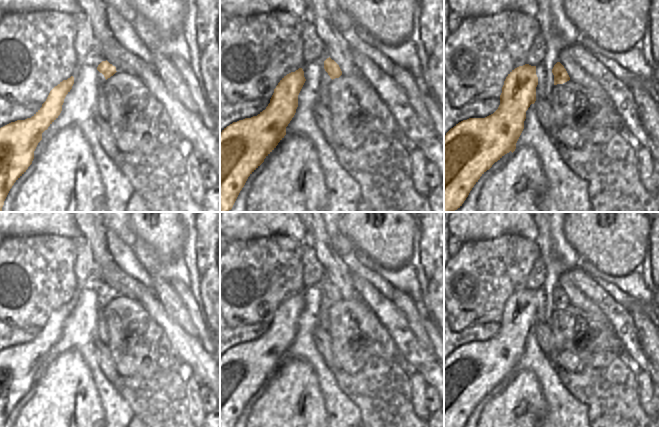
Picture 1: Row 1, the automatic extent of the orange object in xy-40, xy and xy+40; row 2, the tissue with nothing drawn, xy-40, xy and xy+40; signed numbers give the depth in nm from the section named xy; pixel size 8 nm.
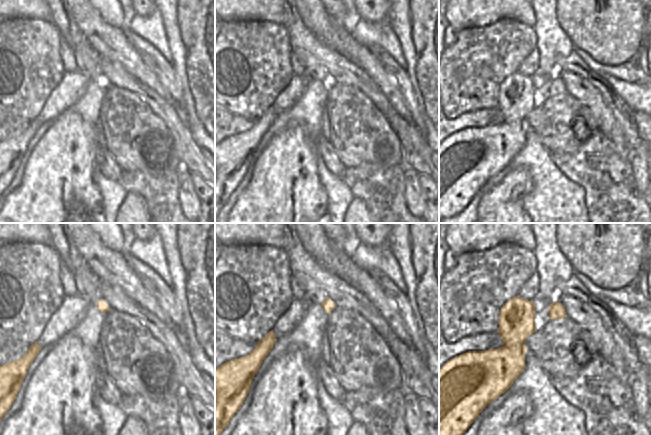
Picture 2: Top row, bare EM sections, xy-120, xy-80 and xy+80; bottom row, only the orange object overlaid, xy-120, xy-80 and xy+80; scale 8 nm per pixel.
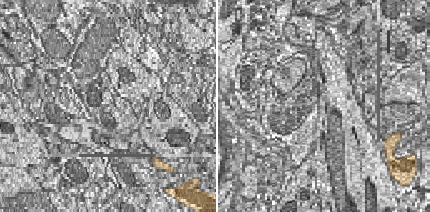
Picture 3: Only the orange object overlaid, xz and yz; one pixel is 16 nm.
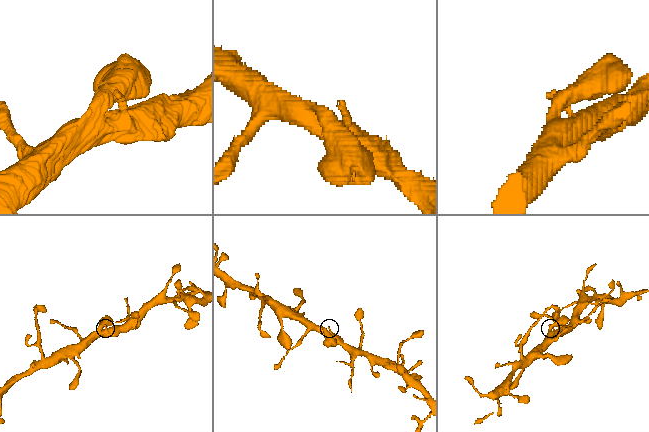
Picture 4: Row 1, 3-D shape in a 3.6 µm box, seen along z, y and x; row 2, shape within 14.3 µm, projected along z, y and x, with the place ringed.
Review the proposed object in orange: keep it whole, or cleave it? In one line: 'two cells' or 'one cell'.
one cell

